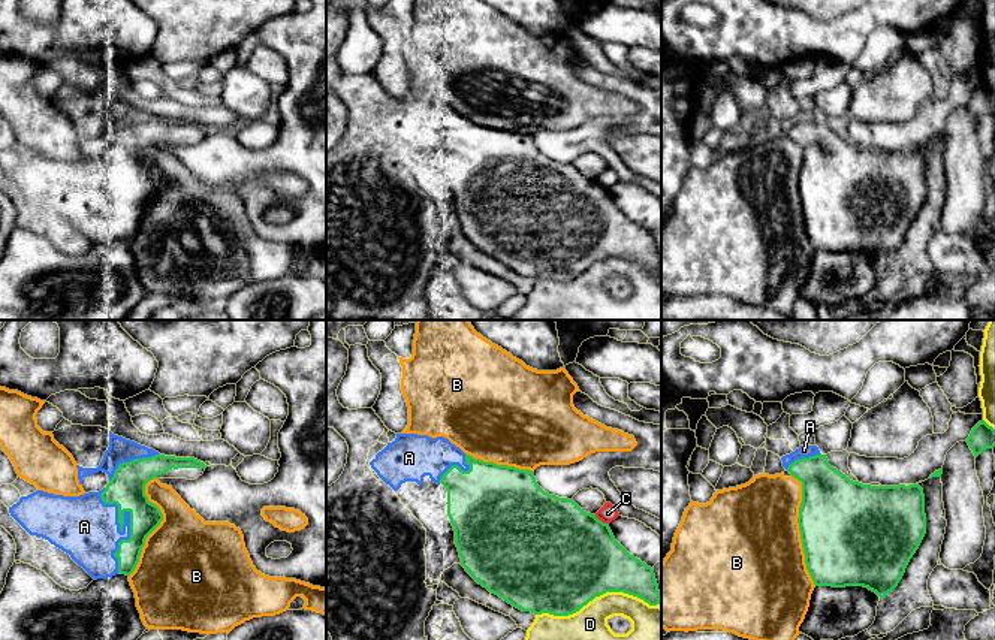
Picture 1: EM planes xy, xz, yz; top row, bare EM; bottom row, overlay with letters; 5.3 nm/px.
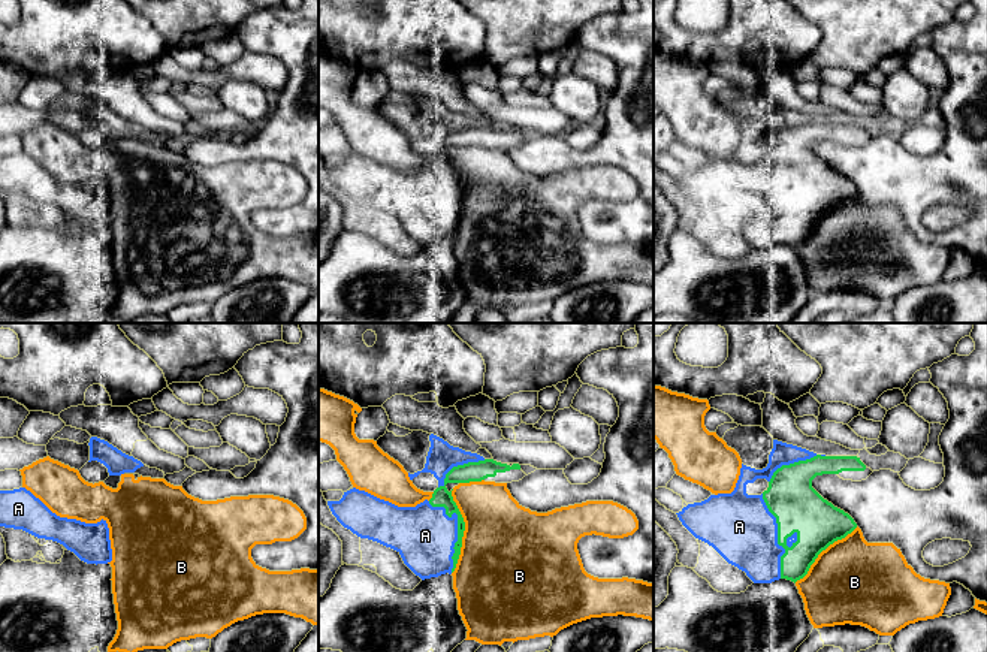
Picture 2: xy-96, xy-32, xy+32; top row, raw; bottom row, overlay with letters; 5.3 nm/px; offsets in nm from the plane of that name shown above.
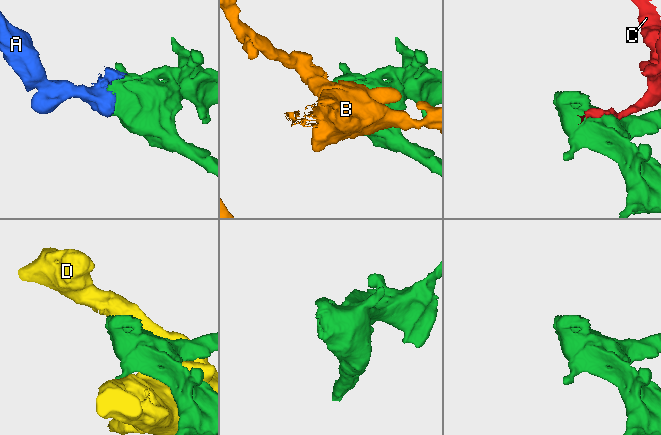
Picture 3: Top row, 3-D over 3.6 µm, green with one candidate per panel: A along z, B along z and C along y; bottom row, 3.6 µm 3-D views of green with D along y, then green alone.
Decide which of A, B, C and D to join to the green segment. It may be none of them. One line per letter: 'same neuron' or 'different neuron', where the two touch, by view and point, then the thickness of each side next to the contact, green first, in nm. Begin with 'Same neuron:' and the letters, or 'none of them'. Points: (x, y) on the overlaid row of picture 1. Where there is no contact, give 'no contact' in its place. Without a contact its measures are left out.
Same neuron: A
A: same neuron | xy (130, 513) | 200/340 nm
B: different neuron | yz (799, 530) | 500/500 nm
C: different neuron | xz (600, 521) | 500/90 nm
D: different neuron | xz (597, 595) | 500/180 nm

